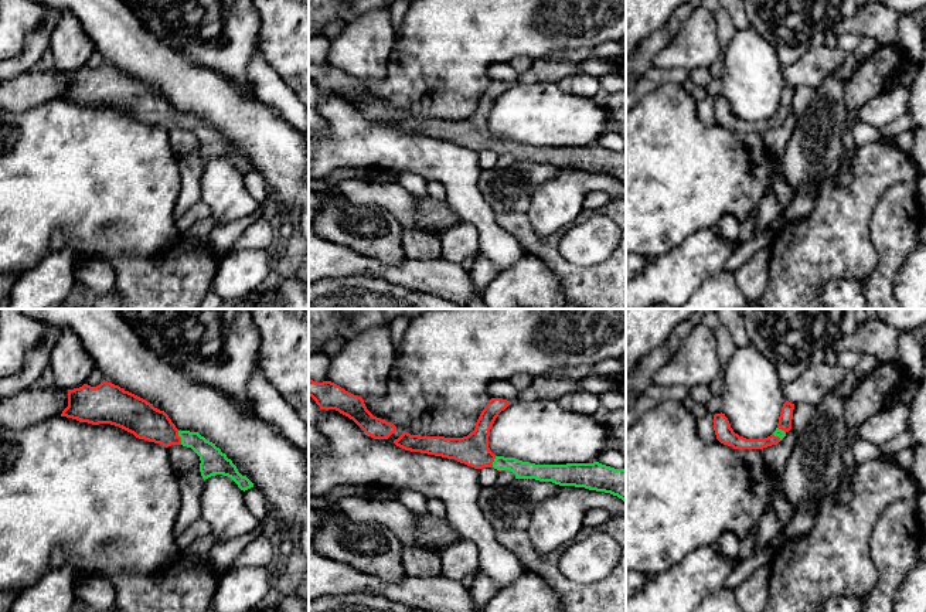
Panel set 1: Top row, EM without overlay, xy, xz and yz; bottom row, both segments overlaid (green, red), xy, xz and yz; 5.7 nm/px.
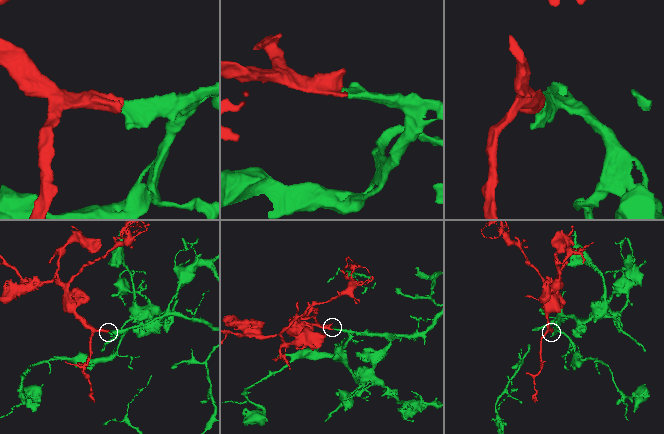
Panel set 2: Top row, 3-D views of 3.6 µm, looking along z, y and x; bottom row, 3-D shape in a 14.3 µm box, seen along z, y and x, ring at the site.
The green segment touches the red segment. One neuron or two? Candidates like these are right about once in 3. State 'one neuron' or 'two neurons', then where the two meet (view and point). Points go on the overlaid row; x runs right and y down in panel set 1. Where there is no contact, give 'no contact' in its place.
one neuron; meets green in xy at (180, 437)

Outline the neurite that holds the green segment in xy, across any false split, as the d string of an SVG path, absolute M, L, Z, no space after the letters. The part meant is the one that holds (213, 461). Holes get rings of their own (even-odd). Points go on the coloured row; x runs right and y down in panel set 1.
M105 380L96 387L84 384L68 390L68 407L61 416L92 425L110 424L139 439L166 448L171 445L191 448L200 456L200 472L204 480L214 475L224 475L244 492L253 487L253 483L238 472L232 460L215 443L198 432L178 431L164 411Z

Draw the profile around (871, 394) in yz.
M896 363L879 364L872 373L858 380L852 392L845 398L844 419L851 435L858 426L881 412L892 394L901 394L910 381L903 367Z

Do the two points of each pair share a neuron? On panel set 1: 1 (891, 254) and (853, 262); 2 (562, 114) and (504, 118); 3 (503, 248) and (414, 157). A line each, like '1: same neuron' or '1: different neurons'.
1: different neurons
2: same neuron
3: same neuron

